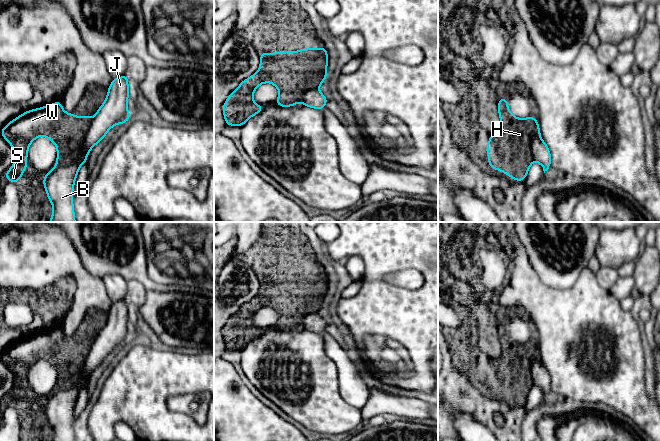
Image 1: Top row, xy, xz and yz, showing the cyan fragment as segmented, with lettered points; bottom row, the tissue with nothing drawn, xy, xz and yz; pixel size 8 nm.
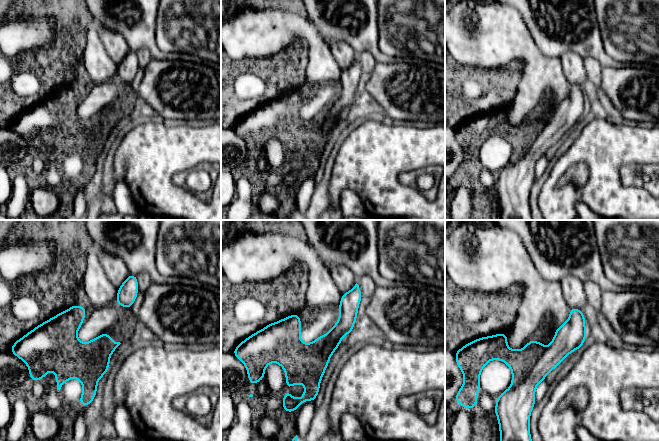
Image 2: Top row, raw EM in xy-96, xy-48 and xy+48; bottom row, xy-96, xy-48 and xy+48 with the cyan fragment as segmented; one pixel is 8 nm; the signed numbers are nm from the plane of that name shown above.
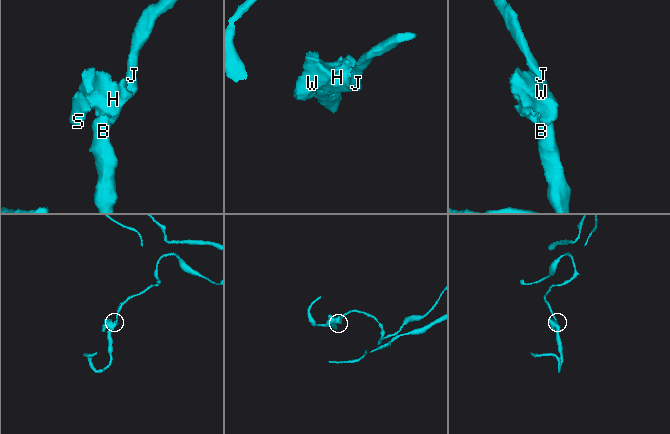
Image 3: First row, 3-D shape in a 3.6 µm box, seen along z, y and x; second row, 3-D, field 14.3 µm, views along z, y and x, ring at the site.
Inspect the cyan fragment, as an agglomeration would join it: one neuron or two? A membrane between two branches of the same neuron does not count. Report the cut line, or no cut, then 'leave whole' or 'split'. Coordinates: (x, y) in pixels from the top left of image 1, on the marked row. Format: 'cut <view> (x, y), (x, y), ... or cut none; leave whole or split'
cut xy (92, 119), (83, 141), (83, 153); split

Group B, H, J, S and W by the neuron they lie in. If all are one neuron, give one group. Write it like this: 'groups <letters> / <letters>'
groups B J / H S W

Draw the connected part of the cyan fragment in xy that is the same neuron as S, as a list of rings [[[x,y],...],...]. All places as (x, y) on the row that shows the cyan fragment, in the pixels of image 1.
[[[61,101],[28,110],[0,130],[3,138],[13,147],[14,164],[4,173],[8,182],[18,185],[27,168],[28,148],[39,136],[45,136],[57,147],[56,166],[65,166],[75,159],[78,168],[87,162],[89,152],[83,153],[83,141],[91,123],[88,115],[77,117],[65,113]]]

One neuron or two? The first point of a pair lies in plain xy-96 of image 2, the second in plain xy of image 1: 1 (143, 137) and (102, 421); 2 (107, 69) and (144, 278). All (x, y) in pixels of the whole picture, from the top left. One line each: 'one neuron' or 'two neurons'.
1: one neuron
2: two neurons

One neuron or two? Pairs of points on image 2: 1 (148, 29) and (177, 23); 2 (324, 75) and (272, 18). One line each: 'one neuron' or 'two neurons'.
1: two neurons
2: one neuron

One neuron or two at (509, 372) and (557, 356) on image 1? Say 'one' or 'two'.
two

